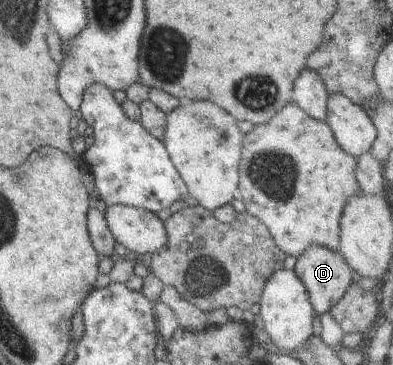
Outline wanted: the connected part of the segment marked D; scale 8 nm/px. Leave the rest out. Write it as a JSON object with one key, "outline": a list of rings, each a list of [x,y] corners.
{"outline":[[[322,245],[308,247],[296,260],[293,271],[294,275],[302,281],[302,285],[306,287],[308,299],[310,299],[316,315],[324,315],[324,313],[330,312],[330,309],[342,299],[346,289],[351,287],[356,280],[356,276],[352,269],[346,265],[342,255],[339,252],[330,251],[328,247],[322,247]]]}

